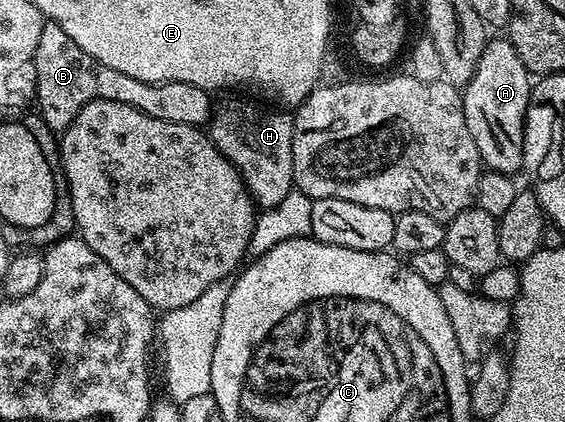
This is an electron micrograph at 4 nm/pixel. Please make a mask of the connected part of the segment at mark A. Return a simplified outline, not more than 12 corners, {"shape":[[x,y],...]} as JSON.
{"shape":[[491,38],[462,91],[489,170],[523,170],[532,74]]}

